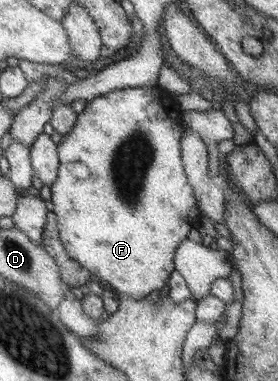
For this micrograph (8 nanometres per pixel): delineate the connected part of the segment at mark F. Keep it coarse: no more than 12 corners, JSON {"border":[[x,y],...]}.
{"border":[[163,90],[86,102],[50,187],[66,254],[135,300],[200,214]]}

